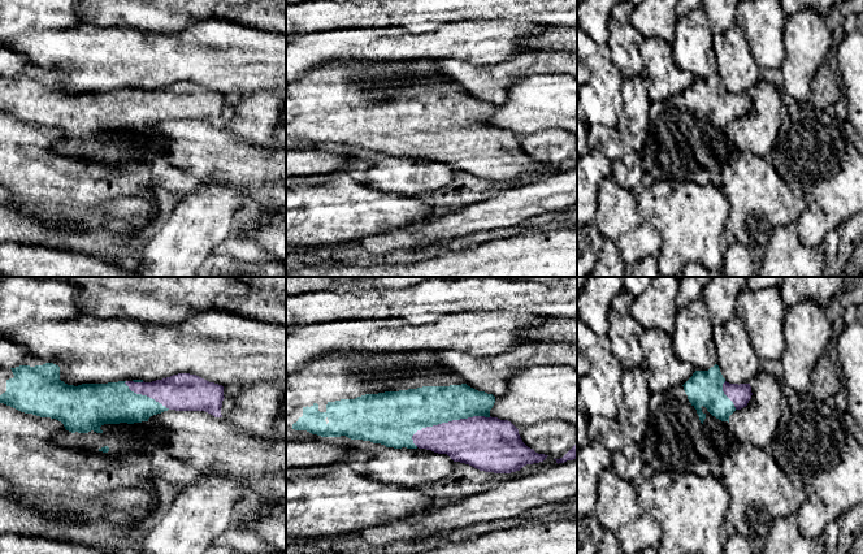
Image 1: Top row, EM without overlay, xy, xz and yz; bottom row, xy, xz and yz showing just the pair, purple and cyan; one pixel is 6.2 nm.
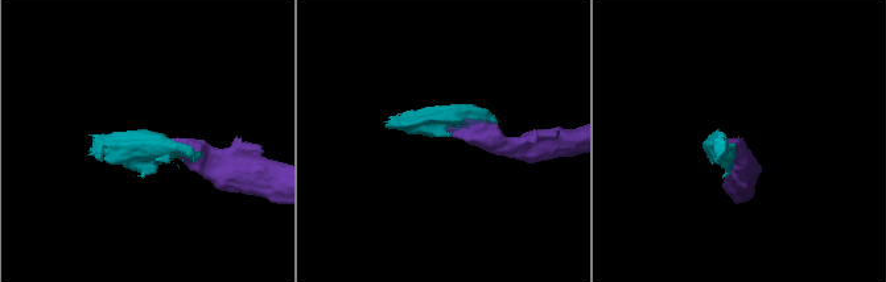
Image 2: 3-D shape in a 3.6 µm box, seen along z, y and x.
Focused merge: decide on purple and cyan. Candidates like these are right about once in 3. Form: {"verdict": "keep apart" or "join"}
{"verdict": "join"}

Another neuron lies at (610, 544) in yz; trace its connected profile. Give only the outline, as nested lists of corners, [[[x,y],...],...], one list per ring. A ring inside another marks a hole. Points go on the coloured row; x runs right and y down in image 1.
[[[604,531],[597,554],[624,554],[619,538],[611,531]]]

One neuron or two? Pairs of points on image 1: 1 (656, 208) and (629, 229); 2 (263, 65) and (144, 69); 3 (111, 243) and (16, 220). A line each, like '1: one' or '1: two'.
1: two
2: one
3: one

